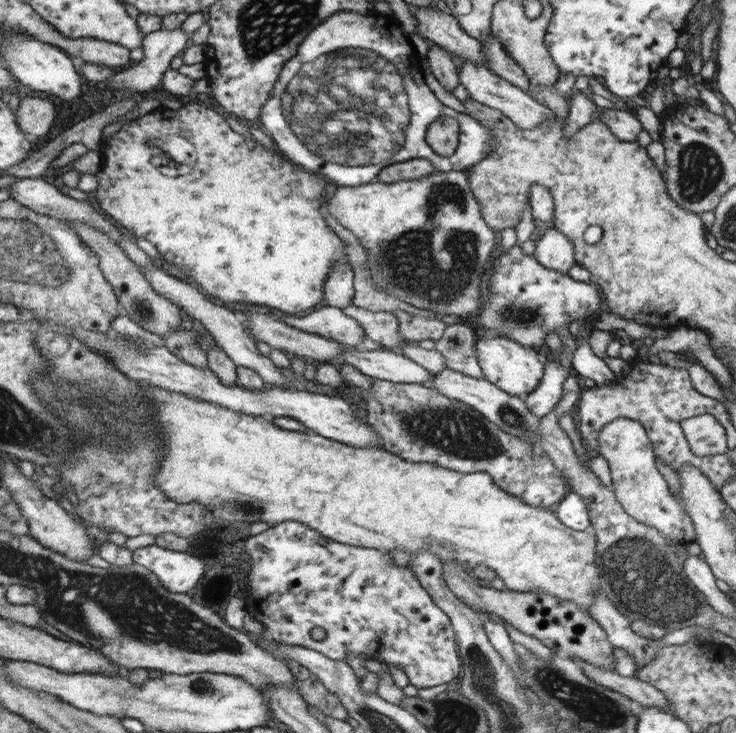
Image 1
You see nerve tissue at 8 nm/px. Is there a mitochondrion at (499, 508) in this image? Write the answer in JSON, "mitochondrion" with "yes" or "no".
{"mitochondrion":"no"}

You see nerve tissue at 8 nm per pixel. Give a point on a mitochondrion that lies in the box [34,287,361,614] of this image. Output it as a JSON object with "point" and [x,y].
{"point":[80,393]}

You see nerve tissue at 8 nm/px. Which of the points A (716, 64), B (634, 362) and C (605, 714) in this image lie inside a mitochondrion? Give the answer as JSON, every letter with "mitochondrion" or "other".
{"A":"other","B":"other","C":"mitochondrion"}

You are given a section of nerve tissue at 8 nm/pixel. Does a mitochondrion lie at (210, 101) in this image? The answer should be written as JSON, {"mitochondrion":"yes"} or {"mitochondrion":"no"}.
{"mitochondrion":"no"}

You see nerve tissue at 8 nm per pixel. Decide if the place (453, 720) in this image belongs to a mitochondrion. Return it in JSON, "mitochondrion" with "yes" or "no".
{"mitochondrion":"yes"}

